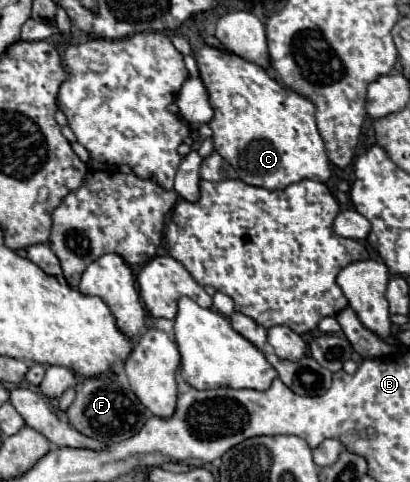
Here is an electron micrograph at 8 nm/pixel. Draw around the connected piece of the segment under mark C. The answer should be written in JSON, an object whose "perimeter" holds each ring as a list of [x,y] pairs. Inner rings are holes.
{"perimeter":[[[203,46],[195,60],[215,112],[209,122],[215,150],[235,168],[243,182],[281,190],[299,180],[329,180],[329,158],[315,126],[315,106],[311,100],[281,86],[261,66],[229,50]],[[237,96],[243,96],[245,104],[235,100]]]}

